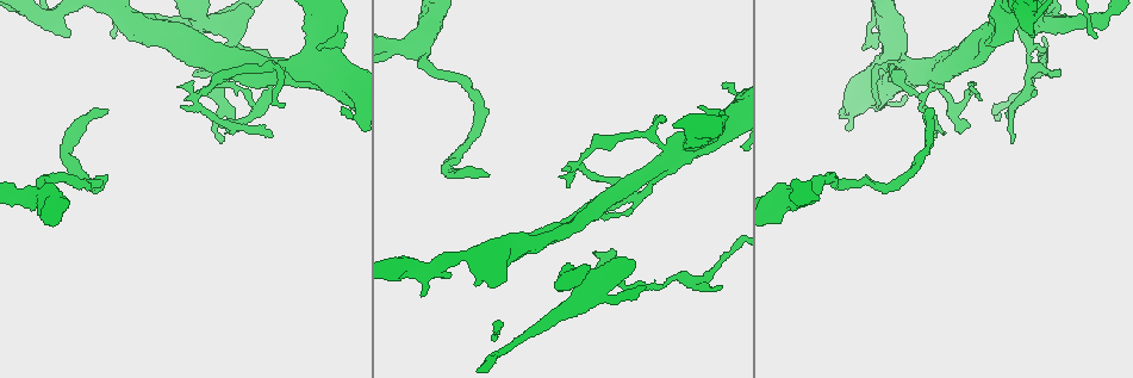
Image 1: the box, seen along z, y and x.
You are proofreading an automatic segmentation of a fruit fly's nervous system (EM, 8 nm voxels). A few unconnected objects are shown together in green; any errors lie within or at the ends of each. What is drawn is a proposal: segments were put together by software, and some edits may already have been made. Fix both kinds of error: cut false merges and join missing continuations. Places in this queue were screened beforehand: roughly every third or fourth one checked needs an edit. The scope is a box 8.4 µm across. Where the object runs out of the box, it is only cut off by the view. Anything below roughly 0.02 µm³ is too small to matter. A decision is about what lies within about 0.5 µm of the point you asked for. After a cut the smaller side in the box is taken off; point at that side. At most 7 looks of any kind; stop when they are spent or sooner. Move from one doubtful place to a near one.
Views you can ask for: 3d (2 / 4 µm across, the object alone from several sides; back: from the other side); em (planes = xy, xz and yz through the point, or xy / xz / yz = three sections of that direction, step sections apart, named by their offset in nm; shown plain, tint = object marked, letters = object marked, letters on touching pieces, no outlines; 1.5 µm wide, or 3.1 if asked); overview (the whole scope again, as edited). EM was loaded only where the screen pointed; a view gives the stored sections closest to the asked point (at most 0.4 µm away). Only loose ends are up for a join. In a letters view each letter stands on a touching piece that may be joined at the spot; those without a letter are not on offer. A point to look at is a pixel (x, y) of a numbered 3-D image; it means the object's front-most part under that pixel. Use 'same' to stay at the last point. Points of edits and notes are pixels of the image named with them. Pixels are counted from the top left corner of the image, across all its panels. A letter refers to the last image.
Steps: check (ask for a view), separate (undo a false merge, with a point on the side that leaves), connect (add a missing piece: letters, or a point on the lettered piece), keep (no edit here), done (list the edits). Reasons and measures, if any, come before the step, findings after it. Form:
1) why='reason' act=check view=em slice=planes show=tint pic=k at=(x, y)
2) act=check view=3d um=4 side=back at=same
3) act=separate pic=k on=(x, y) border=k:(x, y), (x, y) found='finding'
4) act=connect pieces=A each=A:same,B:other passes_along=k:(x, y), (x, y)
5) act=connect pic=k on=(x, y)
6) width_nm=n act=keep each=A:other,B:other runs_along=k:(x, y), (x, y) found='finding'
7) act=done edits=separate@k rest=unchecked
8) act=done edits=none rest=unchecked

why='branch stops here' act=check view=em slice=planes show=letters pic=1 at=(269, 136)

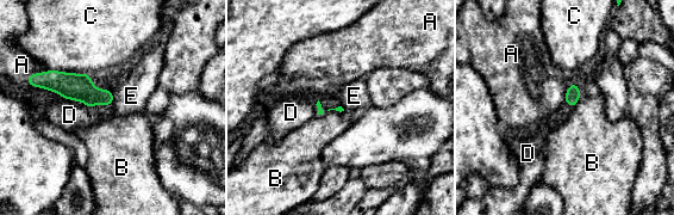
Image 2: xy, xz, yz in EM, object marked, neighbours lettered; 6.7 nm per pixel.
act=keep each=A:other,B:other,C:other,D:other,E:other found='none of them fits'

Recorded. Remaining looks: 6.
why='free end' act=check view=3d um=4 pic=1 at=(221, 142)

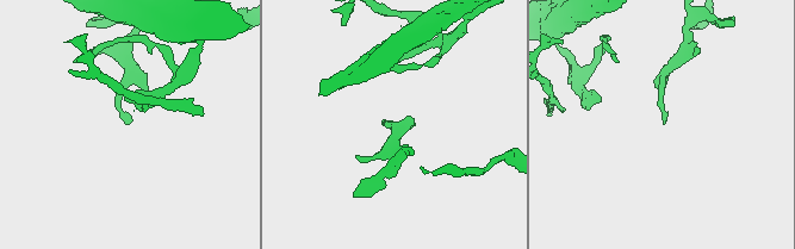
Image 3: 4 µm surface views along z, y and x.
act=check view=em slice=yz step=8 show=tint pic=3 at=(130, 122)

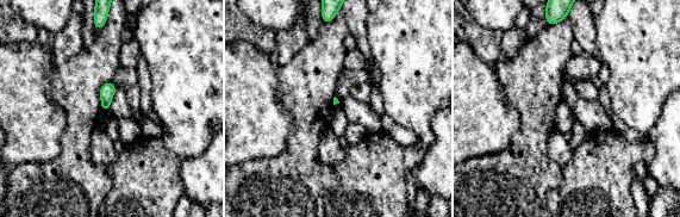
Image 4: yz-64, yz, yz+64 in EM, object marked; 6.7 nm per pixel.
why='another direction' act=check view=em slice=planes show=letters at=same

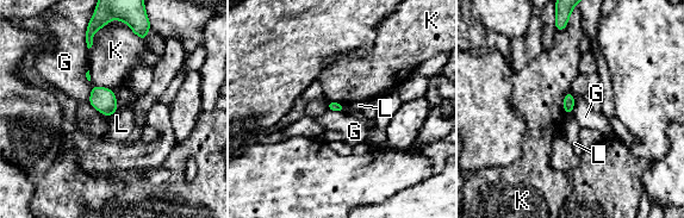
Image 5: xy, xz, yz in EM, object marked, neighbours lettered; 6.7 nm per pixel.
act=keep each=G:other,K:other,L:other found='none of them fits'

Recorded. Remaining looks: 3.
why='three-way junction' act=check view=3d um=2 pic=1 at=(273, 63)

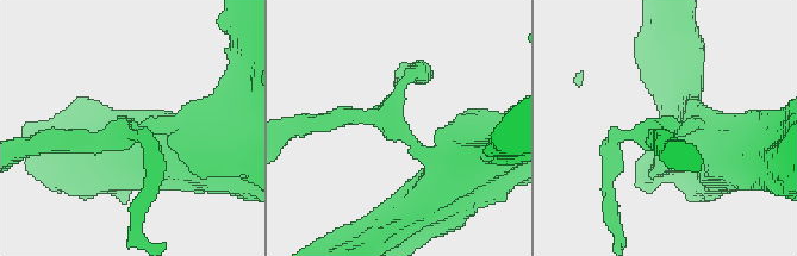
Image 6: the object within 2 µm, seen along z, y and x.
act=check view=em slice=planes show=letters pic=6 at=(399, 135)

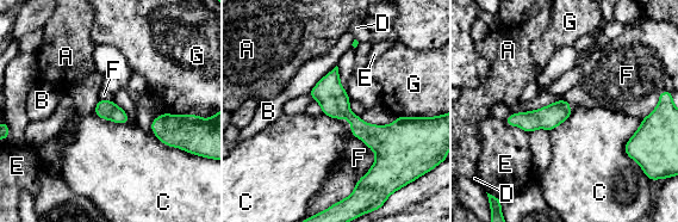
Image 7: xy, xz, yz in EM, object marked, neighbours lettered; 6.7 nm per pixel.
width_nm=130 act=keep each=A:other,B:other,C:other,D:other,E:other,F:other,G:other border=7:(642, 119), (624, 147), (633, 160) found='one cell here'

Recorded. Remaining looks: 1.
act=done edits=none rest=unchecked

